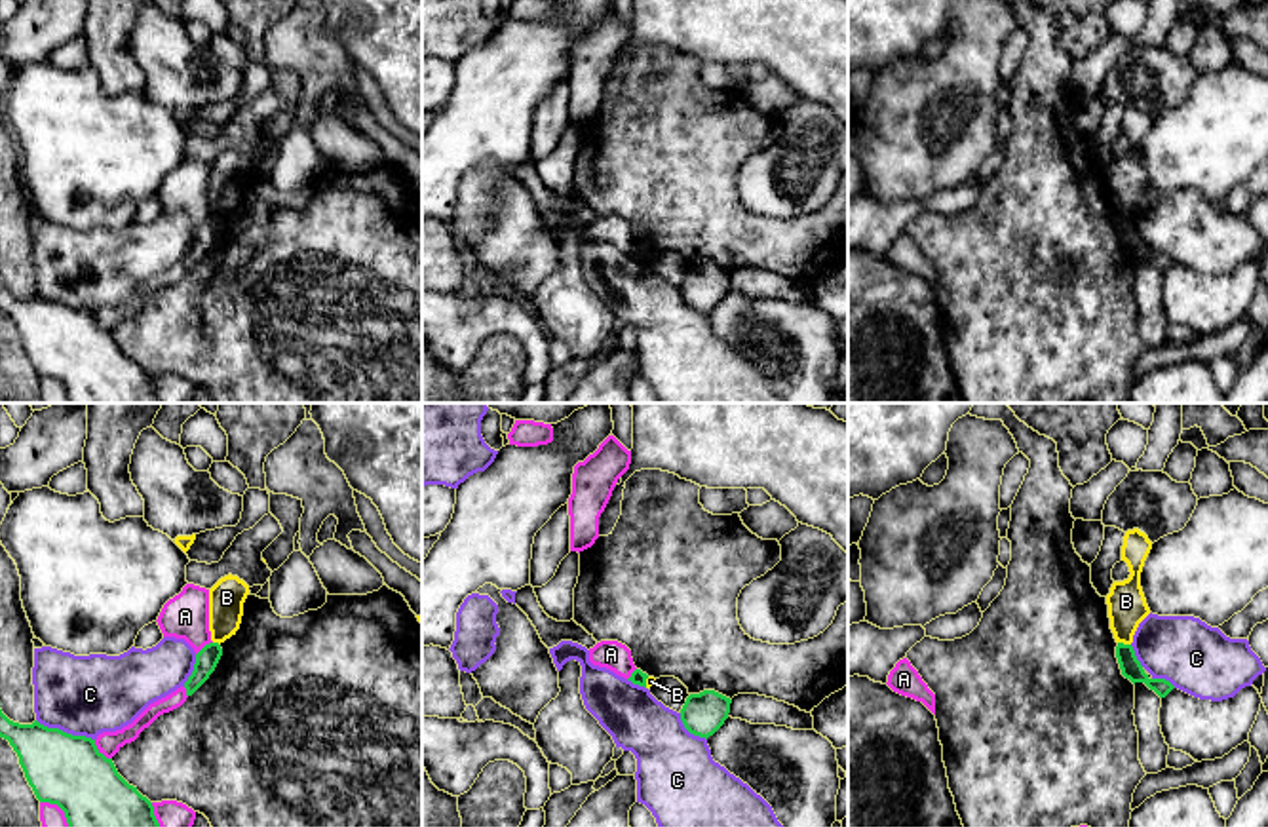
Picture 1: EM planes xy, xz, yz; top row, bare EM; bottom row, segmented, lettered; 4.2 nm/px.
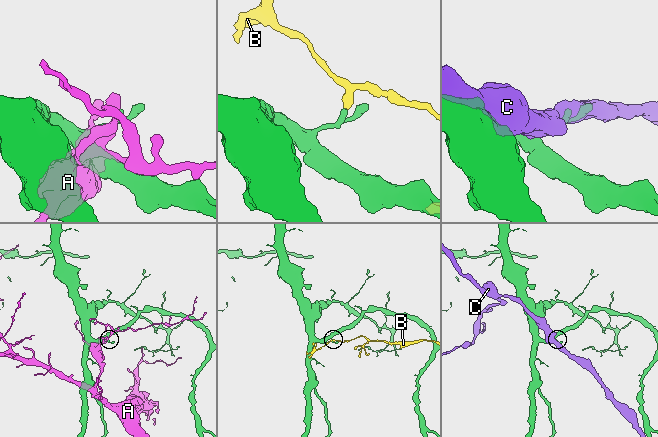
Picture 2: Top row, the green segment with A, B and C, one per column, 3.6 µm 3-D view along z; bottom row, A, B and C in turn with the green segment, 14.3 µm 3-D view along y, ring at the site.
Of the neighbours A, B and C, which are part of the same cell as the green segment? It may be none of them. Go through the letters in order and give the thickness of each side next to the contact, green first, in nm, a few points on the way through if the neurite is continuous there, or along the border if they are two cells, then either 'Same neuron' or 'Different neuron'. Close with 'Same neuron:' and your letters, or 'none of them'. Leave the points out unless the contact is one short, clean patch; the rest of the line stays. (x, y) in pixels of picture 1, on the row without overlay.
A: Thickness 320 nm (green) against 100 nm. Different neuron
B: Thickness 90 nm (green) against 160 nm. Boundary: yz (1118, 215), (1130, 219). Different neuron
C: Thickness 300 nm (green) against 340 nm. Different neuron
Same neuron: none of them

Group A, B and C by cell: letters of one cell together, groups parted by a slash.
A / B / C

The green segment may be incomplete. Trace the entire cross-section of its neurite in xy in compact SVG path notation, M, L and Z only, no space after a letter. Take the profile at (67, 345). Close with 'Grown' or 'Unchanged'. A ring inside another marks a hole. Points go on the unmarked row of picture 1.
M0 283L0 312L19 331L40 376L57 378L68 403L162 403L152 376L129 359L95 319L95 314L19 298Z. Unchanged

